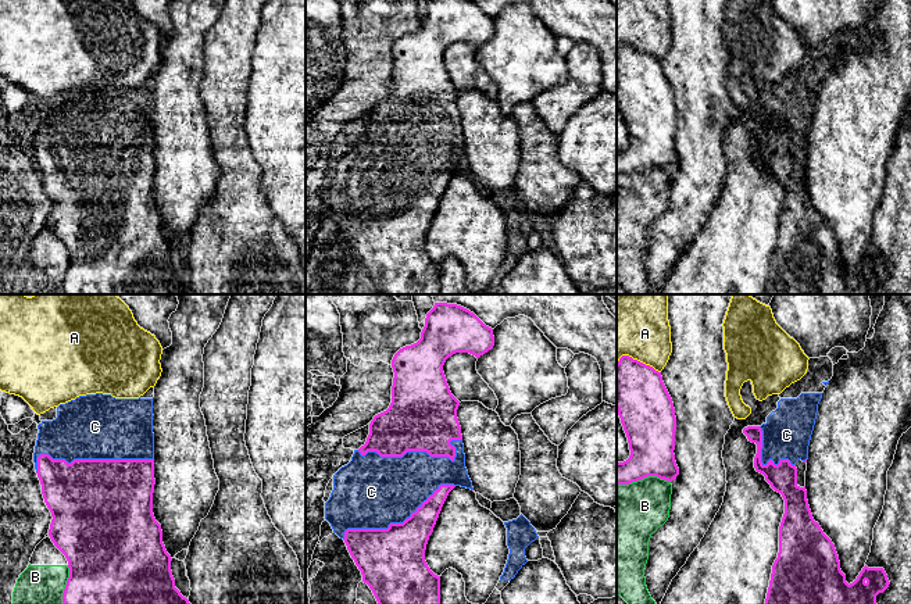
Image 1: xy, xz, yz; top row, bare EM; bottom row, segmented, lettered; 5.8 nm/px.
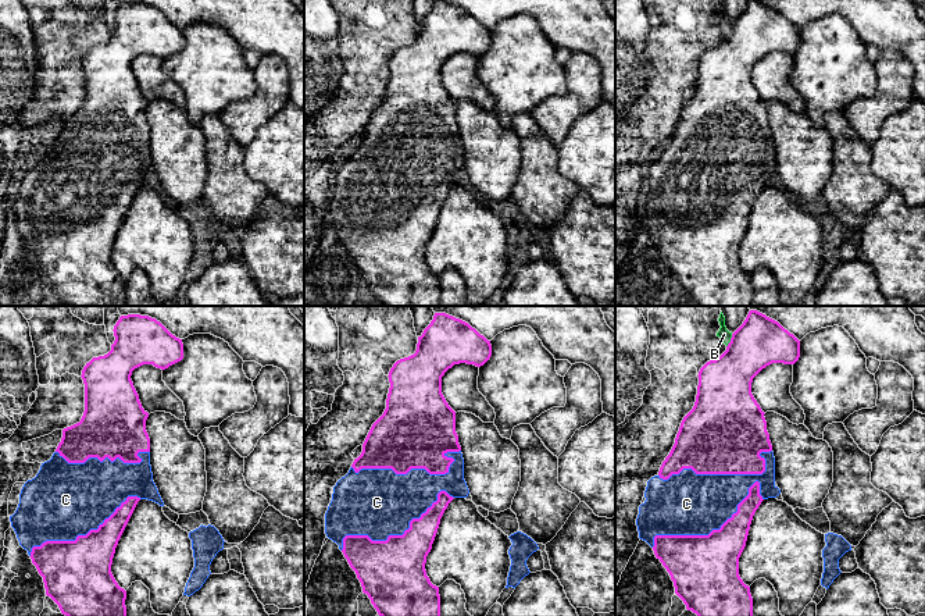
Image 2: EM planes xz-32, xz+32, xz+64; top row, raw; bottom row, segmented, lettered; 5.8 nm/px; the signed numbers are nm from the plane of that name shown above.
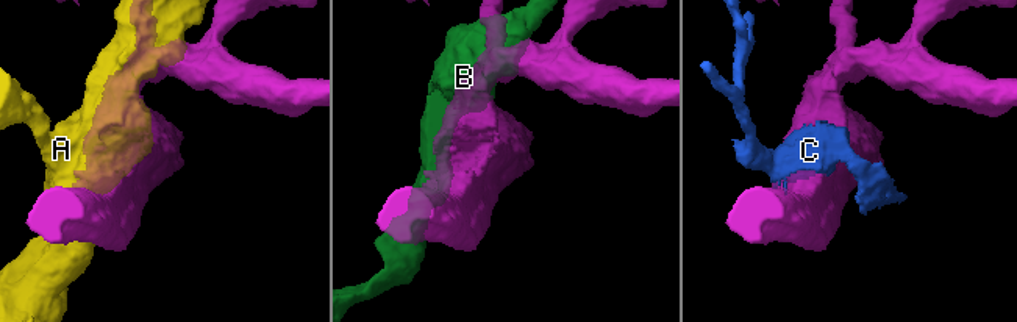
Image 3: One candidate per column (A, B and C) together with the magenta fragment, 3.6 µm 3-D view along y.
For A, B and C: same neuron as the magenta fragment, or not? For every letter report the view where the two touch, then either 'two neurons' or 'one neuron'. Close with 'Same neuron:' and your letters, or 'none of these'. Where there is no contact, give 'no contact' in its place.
A: meets magenta in yz; two neurons
B: meets magenta in yz; two neurons
C: meets magenta in xy; one neuron
Same neuron: C

